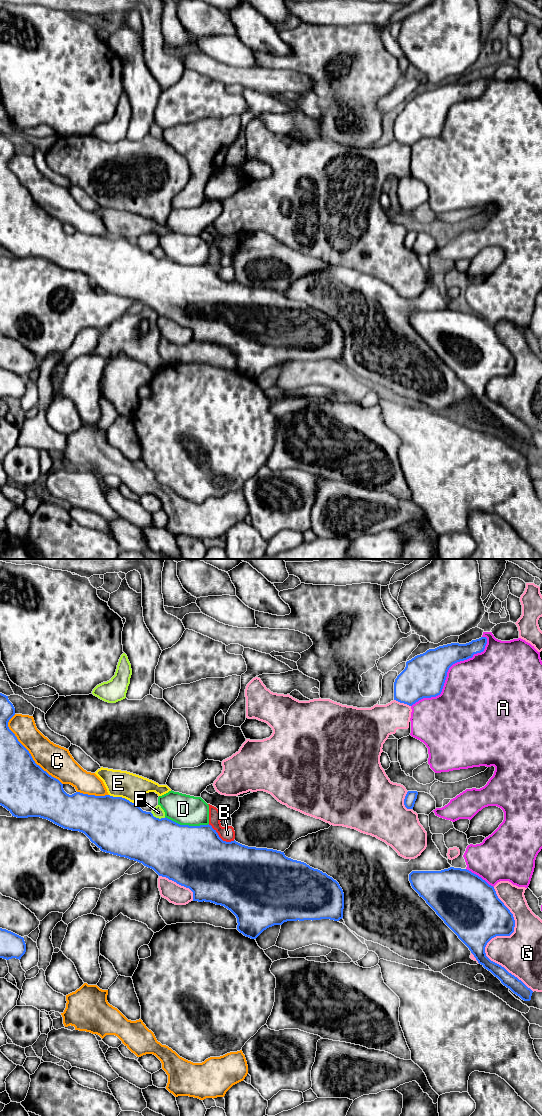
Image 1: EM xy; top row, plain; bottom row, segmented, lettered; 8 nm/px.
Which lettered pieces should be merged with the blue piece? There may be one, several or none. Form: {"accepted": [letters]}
{"accepted": []}

